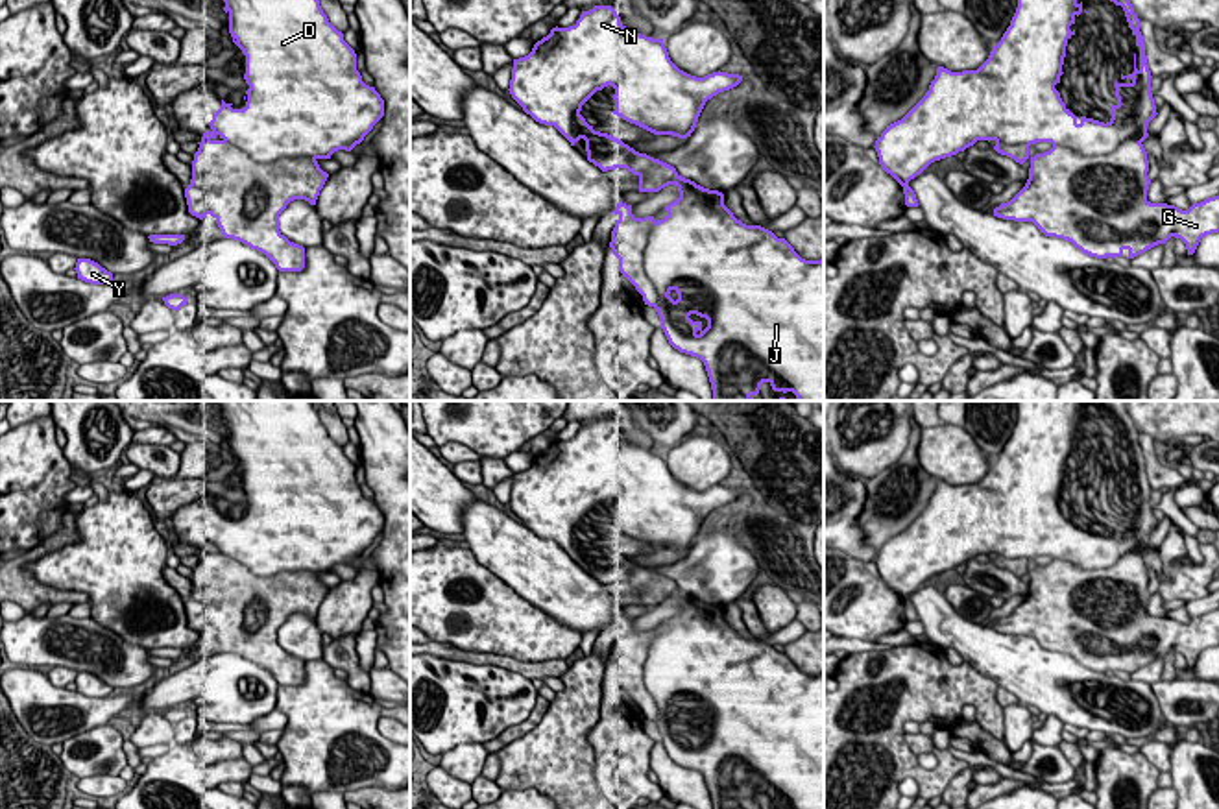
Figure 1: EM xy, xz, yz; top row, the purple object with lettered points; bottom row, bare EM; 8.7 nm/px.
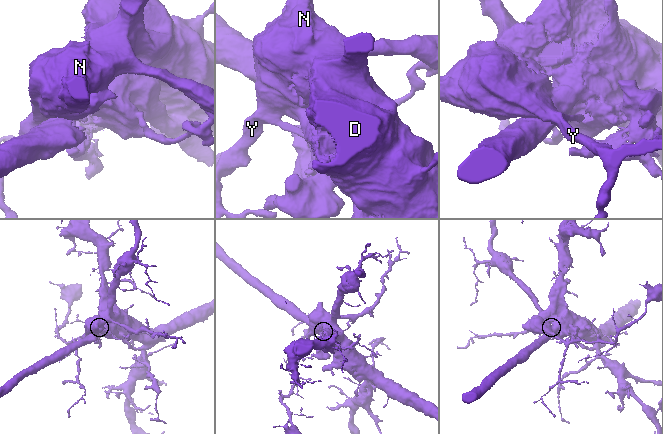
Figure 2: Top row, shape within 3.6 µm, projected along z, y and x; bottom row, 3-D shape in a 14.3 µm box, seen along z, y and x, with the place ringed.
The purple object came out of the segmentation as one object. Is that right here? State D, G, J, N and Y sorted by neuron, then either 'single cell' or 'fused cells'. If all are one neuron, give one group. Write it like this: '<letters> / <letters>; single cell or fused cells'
D G J N Y; single cell

